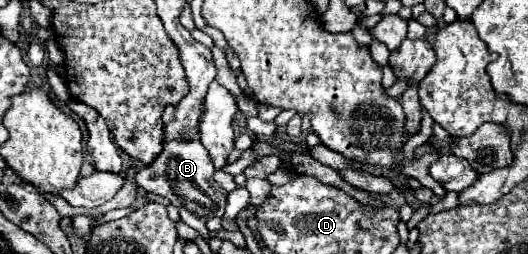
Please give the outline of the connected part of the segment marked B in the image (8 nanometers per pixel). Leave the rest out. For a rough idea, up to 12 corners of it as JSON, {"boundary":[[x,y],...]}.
{"boundary":[[199,135],[165,143],[135,183],[167,197],[199,233],[227,191]]}

